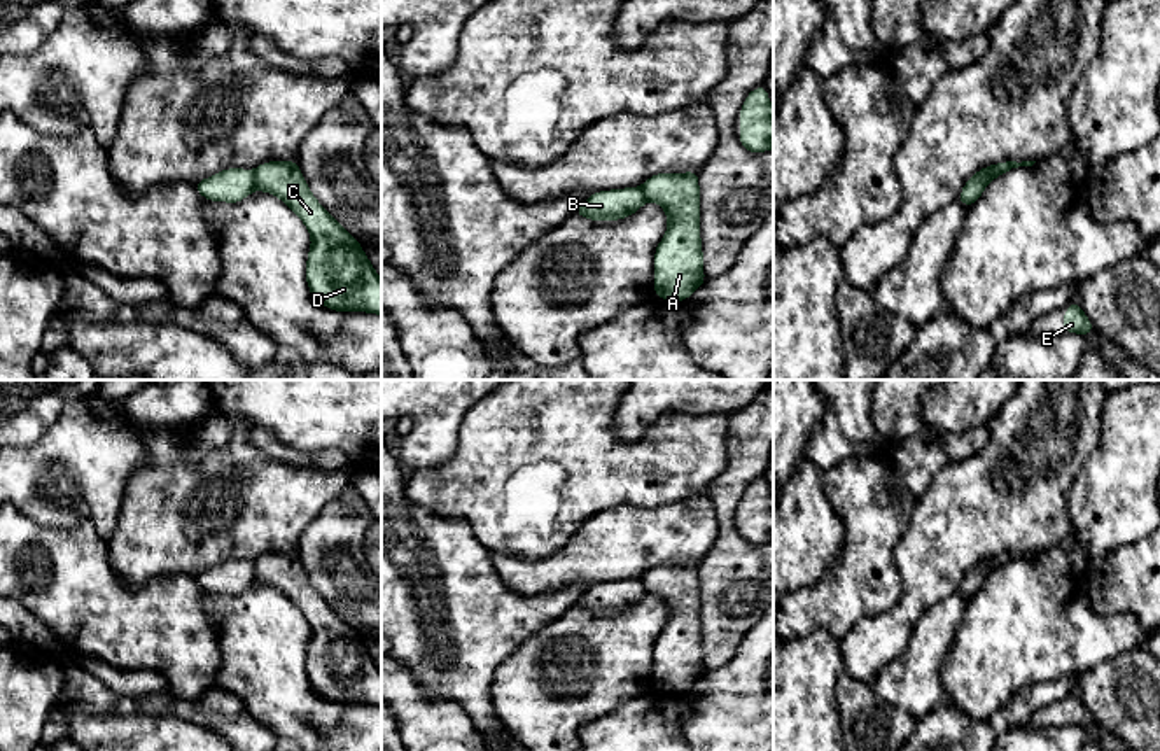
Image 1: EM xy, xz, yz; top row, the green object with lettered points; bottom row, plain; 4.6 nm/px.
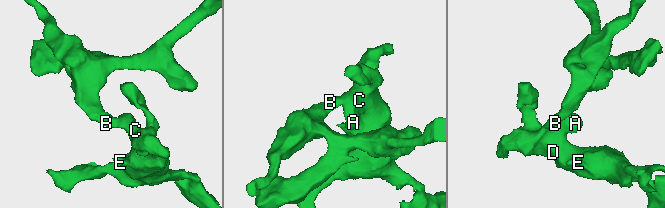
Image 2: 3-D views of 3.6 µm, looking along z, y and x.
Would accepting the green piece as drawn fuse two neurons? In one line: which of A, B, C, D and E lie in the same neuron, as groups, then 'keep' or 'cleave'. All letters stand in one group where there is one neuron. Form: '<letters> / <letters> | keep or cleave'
A C D E / B | cleave

